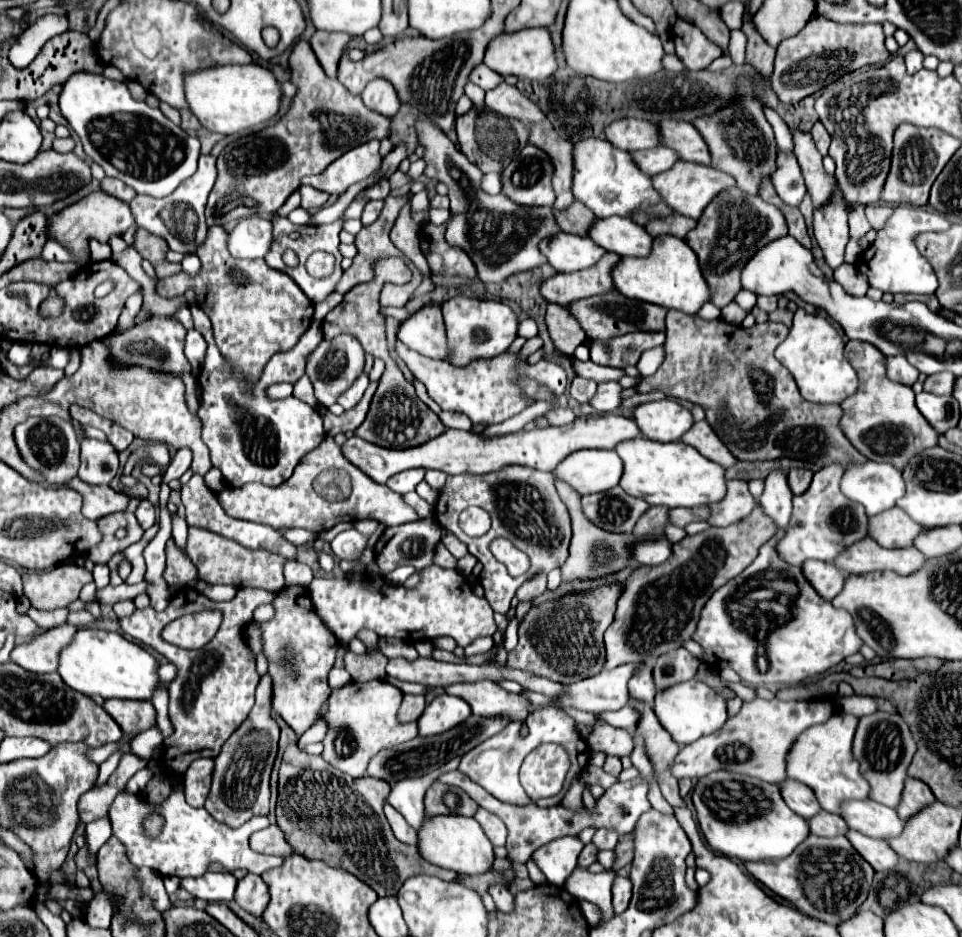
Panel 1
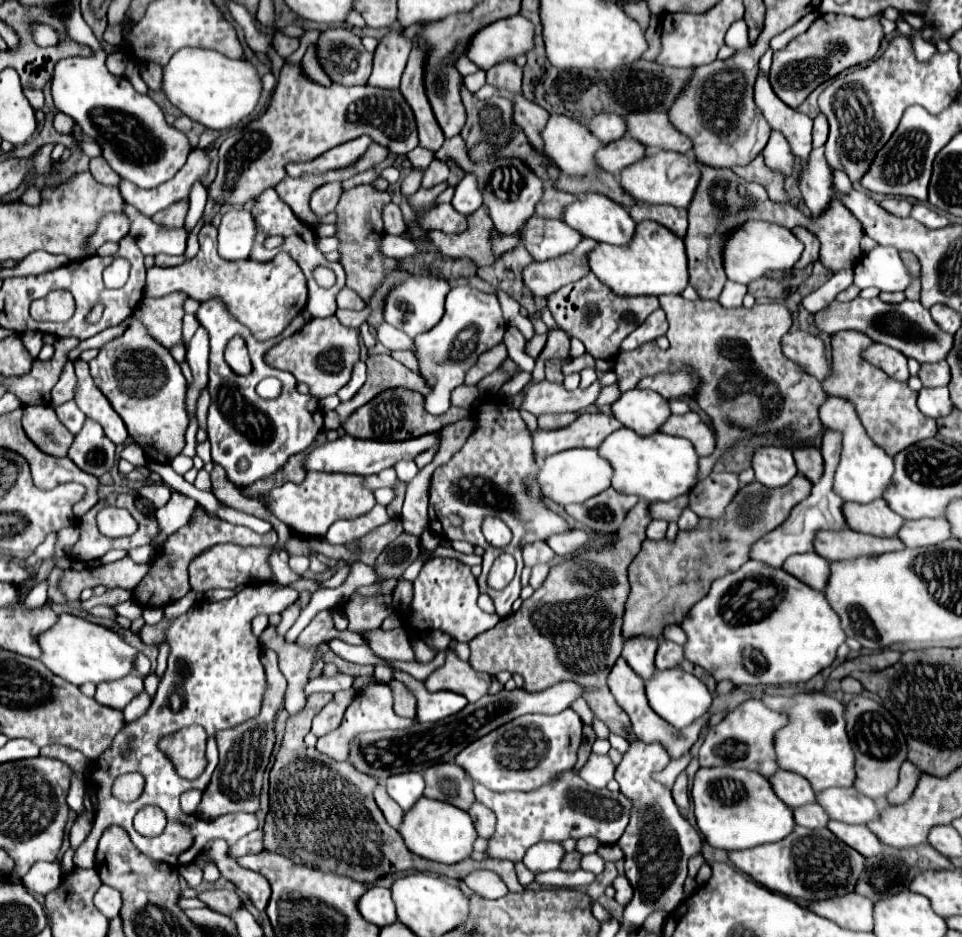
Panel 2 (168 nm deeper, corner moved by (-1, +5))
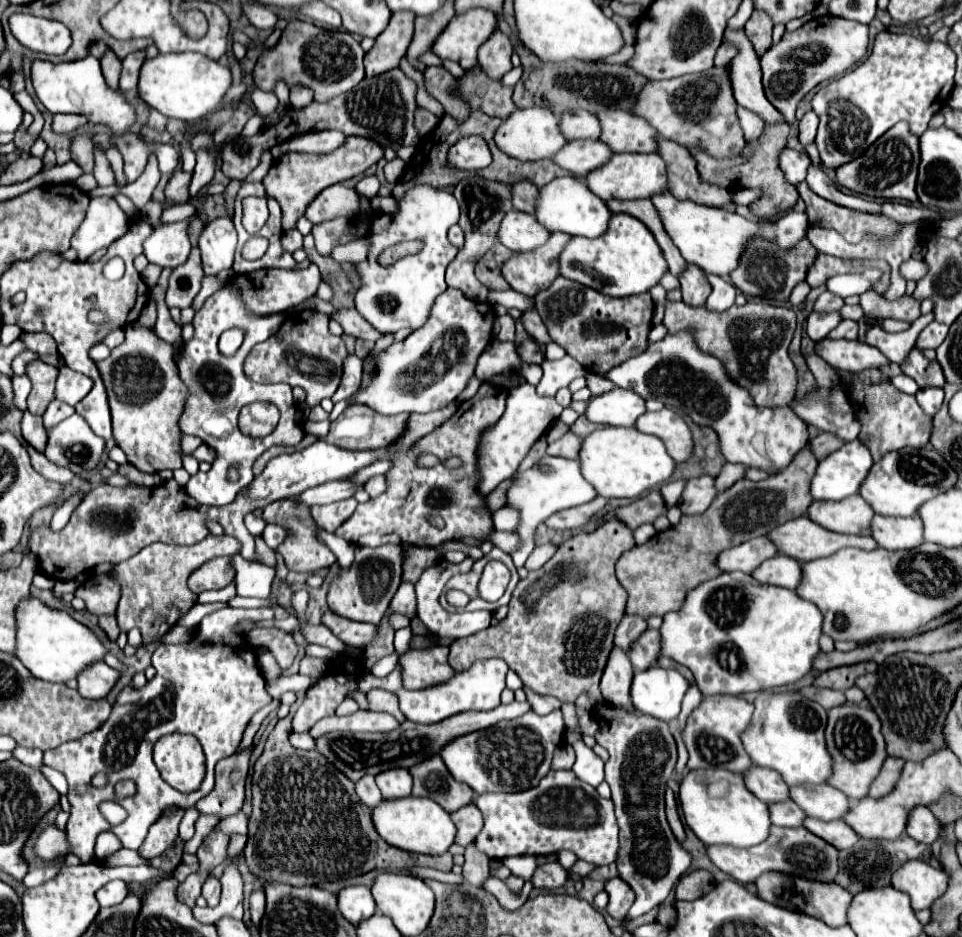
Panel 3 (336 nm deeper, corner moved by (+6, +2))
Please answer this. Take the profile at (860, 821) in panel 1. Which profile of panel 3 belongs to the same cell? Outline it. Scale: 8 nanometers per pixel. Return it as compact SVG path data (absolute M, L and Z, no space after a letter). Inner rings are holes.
M830 785L792 787L792 801L798 803L808 817L822 821L844 819L844 815L850 811L848 797Z

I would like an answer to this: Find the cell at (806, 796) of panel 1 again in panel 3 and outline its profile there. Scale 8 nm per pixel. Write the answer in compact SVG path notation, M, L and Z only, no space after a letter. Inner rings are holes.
M754 765L748 773L744 773L744 781L748 789L768 805L790 799L790 787L784 783L784 779L780 779L778 771Z

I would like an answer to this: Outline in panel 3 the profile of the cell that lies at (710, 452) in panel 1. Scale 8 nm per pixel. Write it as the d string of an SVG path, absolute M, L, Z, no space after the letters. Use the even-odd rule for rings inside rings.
M662 409L656 413L644 413L636 421L636 429L642 433L660 437L676 463L684 463L692 457L694 437L692 437L690 427L684 423L684 419L678 413L670 409Z

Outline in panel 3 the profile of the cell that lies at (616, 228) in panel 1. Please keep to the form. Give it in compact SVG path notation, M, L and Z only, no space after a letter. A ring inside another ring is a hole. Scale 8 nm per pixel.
M560 177L540 189L540 197L536 201L536 219L548 227L550 231L562 231L568 235L580 235L588 239L596 239L608 231L608 219L612 213L606 203L598 199L582 181L574 177Z

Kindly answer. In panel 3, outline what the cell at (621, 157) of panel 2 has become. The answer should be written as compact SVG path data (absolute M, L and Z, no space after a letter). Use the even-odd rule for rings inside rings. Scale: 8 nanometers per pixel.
M568 141L554 157L554 163L558 163L566 171L572 171L574 175L588 175L590 171L606 165L612 153L614 151L602 141Z

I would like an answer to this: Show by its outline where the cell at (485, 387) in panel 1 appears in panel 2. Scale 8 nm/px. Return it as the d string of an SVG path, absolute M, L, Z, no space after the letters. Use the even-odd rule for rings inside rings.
M387 322L375 326L375 330L377 330L377 340L379 340L385 348L389 348L389 350L405 348L405 350L411 350L411 352L413 352L413 348L411 348L413 340L411 340L405 332L399 332L397 328L389 326Z

